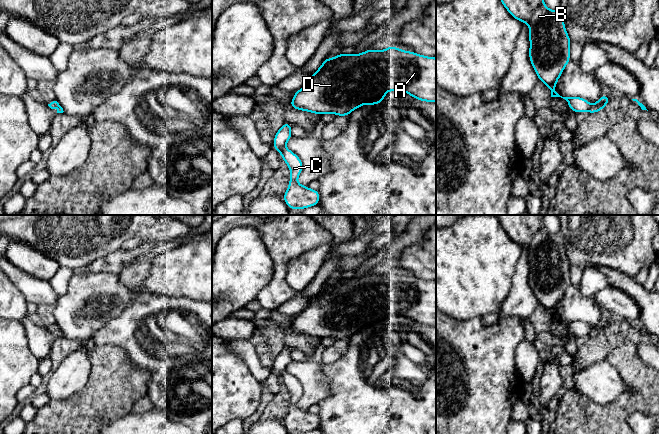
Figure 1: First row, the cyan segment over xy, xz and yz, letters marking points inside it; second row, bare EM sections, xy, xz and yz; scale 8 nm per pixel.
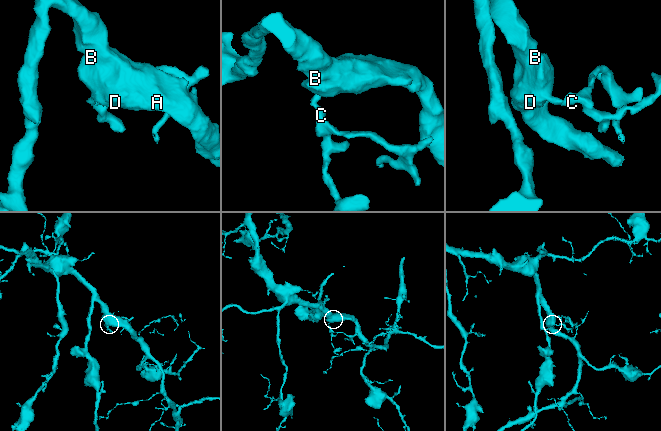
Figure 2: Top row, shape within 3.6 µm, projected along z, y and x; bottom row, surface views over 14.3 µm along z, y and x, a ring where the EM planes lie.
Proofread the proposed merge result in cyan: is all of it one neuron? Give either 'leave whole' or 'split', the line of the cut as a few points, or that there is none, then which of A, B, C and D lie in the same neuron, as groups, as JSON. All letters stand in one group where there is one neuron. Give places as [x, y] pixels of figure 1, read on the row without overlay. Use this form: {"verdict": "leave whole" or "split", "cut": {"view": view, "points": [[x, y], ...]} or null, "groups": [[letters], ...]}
{"verdict": "split", "cut": {"view": "xz", "points": [[284, 369], [279, 375]]}, "groups": [["A", "B", "D"], ["C"]]}

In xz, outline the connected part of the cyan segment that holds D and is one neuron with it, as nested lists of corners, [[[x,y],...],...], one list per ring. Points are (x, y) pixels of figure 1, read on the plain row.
[[[390,269],[377,275],[369,273],[360,278],[341,278],[326,282],[311,304],[297,316],[290,332],[318,338],[333,337],[347,340],[362,329],[376,330],[385,324],[387,315],[400,315],[423,326],[436,326],[436,282],[404,275]]]

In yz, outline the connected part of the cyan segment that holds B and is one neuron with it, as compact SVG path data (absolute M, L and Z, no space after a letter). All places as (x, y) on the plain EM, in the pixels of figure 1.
M491 215L499 220L508 237L529 249L529 284L538 304L551 314L551 321L567 325L569 333L590 336L592 329L583 321L562 321L555 311L570 286L570 261L561 234L550 234L543 224L544 215Z

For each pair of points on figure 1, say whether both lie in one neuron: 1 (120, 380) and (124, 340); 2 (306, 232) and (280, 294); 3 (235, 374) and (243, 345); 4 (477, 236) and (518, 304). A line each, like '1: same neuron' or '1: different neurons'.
1: different neurons
2: same neuron
3: different neurons
4: different neurons

